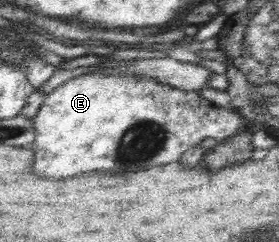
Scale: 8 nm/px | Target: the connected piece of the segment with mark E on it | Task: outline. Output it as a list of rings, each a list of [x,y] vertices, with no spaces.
[[[81,75],[69,79],[43,98],[37,114],[31,118],[33,125],[31,170],[37,176],[51,180],[65,180],[87,172],[113,172],[127,174],[147,170],[159,164],[177,162],[189,148],[200,145],[206,138],[222,143],[246,128],[237,113],[212,105],[197,91],[179,89],[157,83],[151,79],[128,77],[101,77]]]

